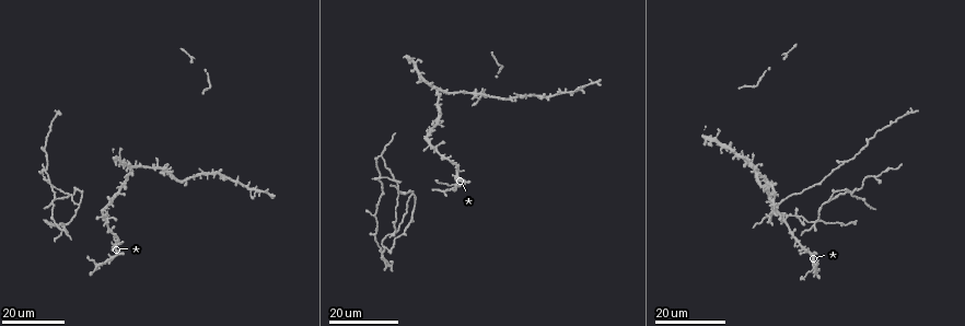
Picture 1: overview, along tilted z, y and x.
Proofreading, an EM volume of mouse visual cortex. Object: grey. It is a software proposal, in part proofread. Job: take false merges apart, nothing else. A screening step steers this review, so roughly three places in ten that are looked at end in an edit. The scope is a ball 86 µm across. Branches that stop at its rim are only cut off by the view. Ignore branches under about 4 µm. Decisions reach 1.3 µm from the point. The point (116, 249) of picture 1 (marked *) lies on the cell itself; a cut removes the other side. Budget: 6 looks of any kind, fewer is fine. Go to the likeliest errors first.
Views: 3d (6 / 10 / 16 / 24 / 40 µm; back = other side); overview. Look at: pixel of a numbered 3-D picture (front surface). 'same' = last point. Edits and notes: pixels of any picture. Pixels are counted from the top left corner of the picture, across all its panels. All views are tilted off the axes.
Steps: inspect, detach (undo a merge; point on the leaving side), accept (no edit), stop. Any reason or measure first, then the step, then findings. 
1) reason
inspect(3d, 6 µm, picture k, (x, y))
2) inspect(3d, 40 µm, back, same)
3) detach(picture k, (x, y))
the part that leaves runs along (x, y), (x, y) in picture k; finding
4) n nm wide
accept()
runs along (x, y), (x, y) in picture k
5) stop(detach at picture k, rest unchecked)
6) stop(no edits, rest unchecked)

small branch off a trunk
inspect(3d, 24 µm, picture 1, (107, 261))

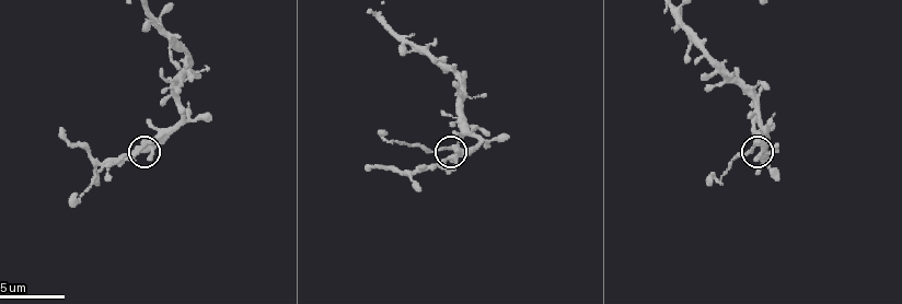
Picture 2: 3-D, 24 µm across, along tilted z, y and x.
inspect(3d, 6 µm, picture 2, (760, 148))

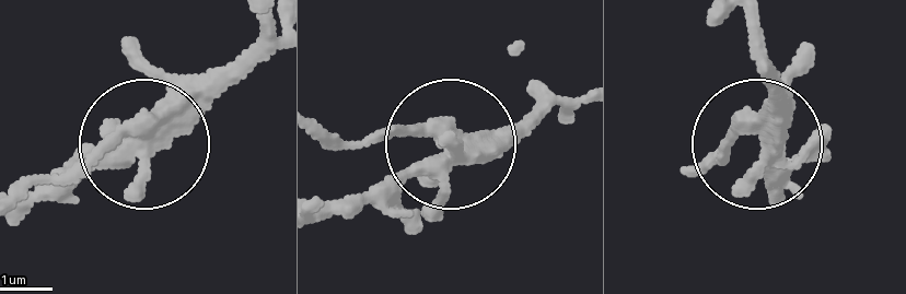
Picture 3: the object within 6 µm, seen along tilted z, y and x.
inspect(3d, 6 µm, back, picture 3, (762, 139))

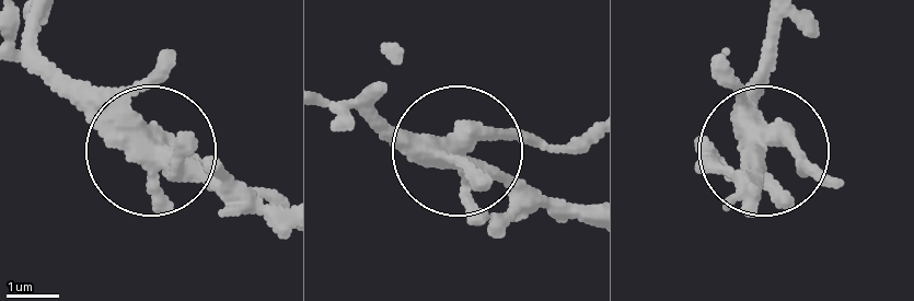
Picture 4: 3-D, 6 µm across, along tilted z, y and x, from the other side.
5 arms
detach(picture 4, (505, 129))
the part that leaves runs along (450, 142), (583, 135) in picture 4; a second cell is stuck on

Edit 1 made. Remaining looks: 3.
thin arm on a thick one
inspect(3d, 16 µm, picture 1, (78, 204))

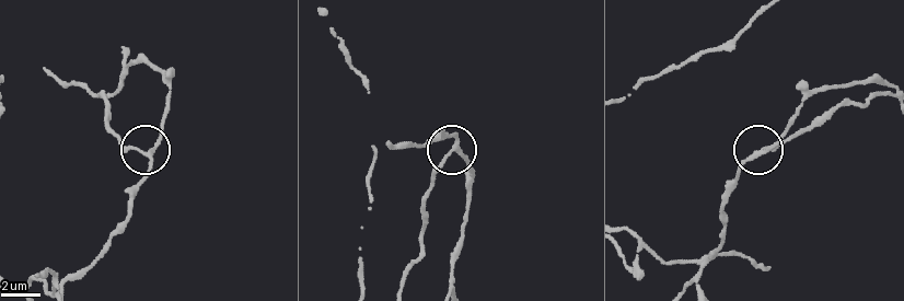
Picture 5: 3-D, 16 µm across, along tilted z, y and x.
inspect(3d, 10 µm, picture 5, (760, 152))

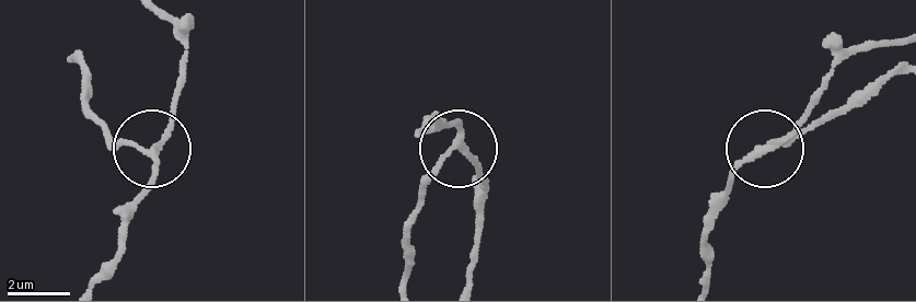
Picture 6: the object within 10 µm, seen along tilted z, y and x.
side arm 27 µm; 3 arms
accept()
continuous, no second cell

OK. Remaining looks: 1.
stop(detach at picture 4, rest unchecked)

